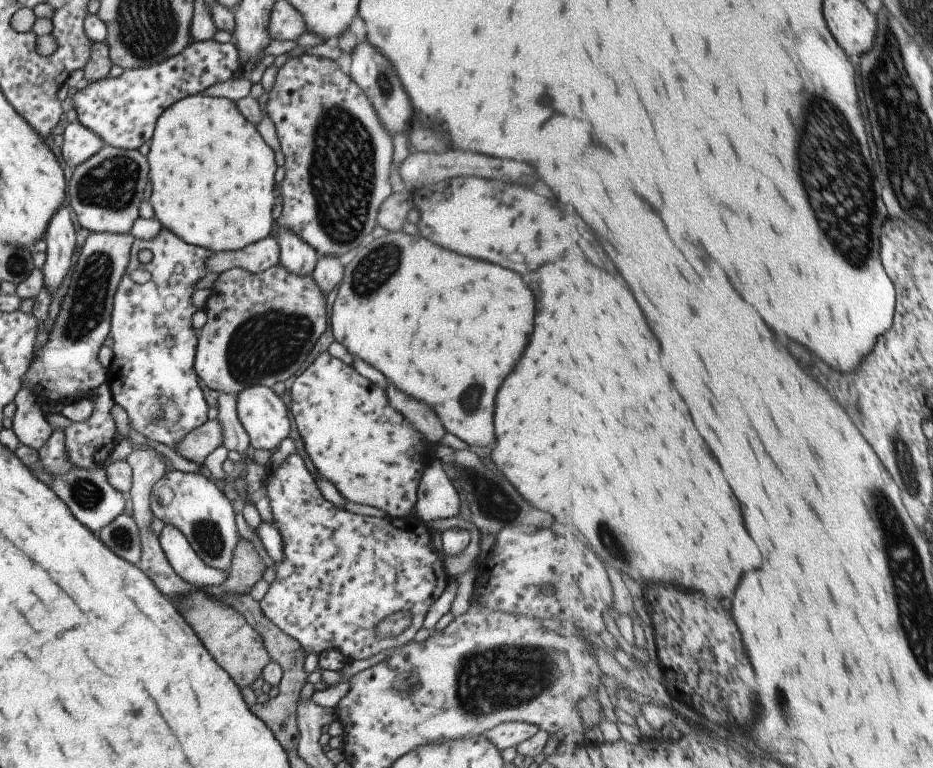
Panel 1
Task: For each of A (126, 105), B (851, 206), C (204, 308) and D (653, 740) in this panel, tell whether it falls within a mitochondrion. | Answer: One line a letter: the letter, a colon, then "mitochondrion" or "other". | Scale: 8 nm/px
A: other
B: mitochondrion
C: other
D: other

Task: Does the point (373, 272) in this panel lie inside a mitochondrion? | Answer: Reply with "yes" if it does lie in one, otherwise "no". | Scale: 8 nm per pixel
yes

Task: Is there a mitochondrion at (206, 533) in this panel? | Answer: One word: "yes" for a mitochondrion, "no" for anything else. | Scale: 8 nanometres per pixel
yes

